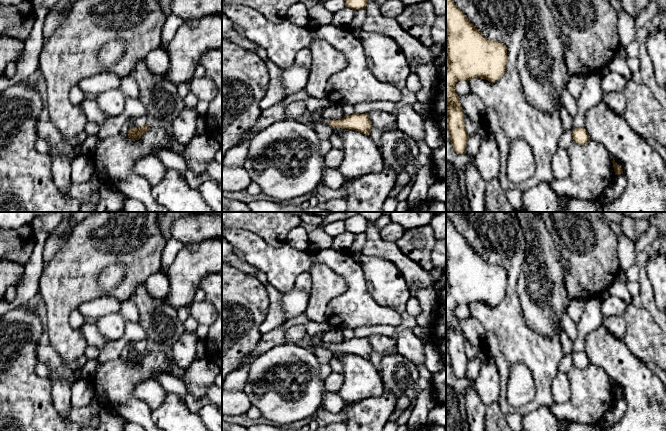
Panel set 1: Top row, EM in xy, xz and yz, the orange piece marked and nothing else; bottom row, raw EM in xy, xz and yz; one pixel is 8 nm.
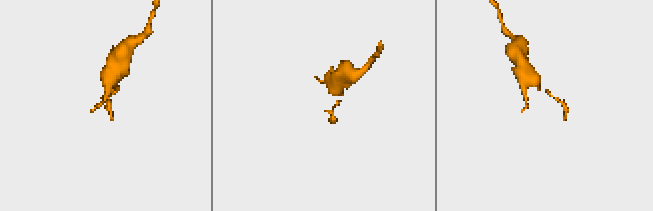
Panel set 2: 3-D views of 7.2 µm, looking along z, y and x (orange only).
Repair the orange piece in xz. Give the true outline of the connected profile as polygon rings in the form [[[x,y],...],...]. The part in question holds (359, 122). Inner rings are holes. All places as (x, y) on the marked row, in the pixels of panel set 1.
[[[354,113],[338,120],[329,120],[328,124],[333,128],[352,129],[368,136],[372,128],[372,123],[367,113]]]

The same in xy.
[[[147,124],[141,125],[139,128],[129,128],[128,137],[132,140],[139,140],[149,128]]]

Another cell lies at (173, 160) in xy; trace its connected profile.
[[[161,149],[156,151],[154,156],[163,163],[165,168],[178,171],[180,176],[186,179],[186,162],[180,153],[173,150]]]

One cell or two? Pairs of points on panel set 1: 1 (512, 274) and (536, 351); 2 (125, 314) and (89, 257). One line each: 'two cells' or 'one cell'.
1: one cell
2: two cells

